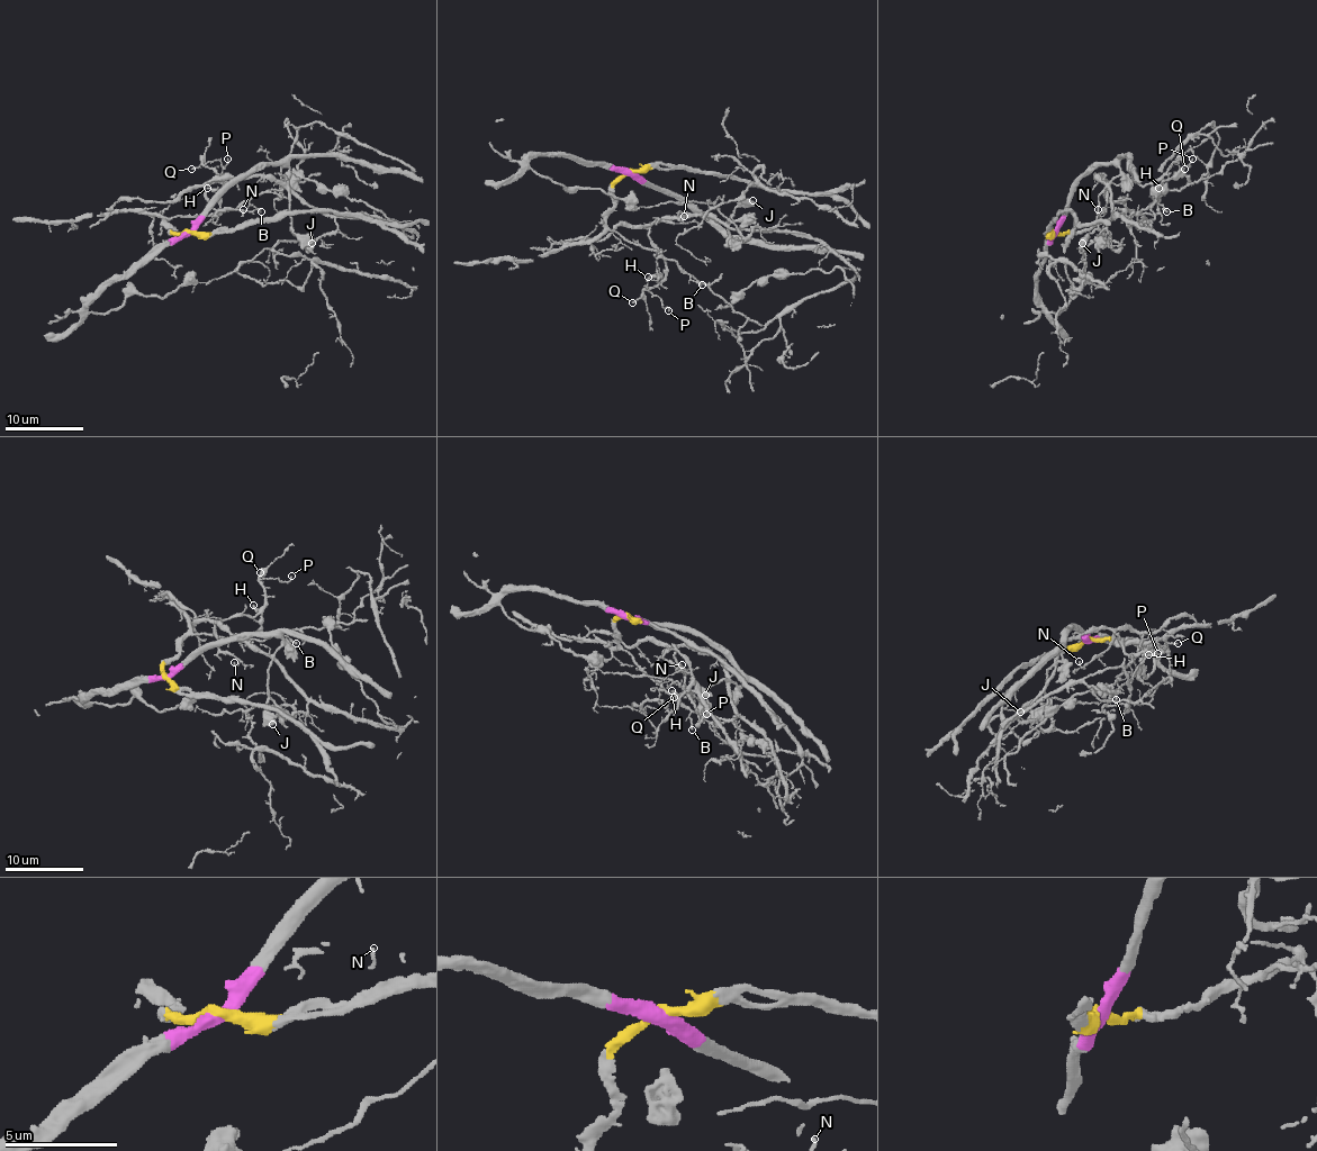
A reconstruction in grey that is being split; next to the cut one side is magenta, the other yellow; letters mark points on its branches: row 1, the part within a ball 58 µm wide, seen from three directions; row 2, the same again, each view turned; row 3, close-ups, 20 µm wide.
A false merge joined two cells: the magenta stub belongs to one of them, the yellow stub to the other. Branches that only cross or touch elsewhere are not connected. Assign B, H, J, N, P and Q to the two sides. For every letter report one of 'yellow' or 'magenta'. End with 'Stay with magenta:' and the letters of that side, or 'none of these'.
B: yellow
H: yellow
J: magenta
N: magenta
P: magenta
Q: magenta
Stay with magenta: J, N, P, Q

